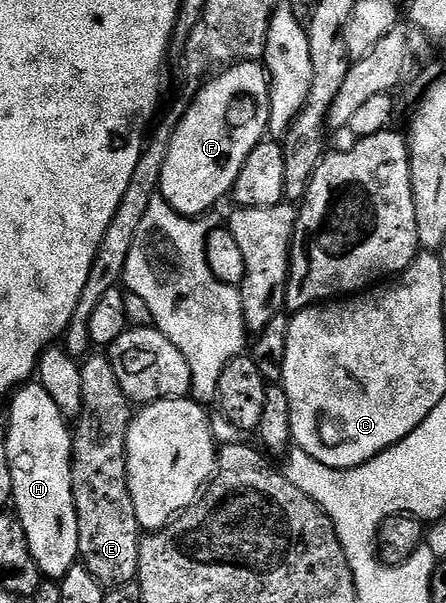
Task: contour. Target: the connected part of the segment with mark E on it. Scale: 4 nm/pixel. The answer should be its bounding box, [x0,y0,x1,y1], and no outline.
[73,354,143,586]

